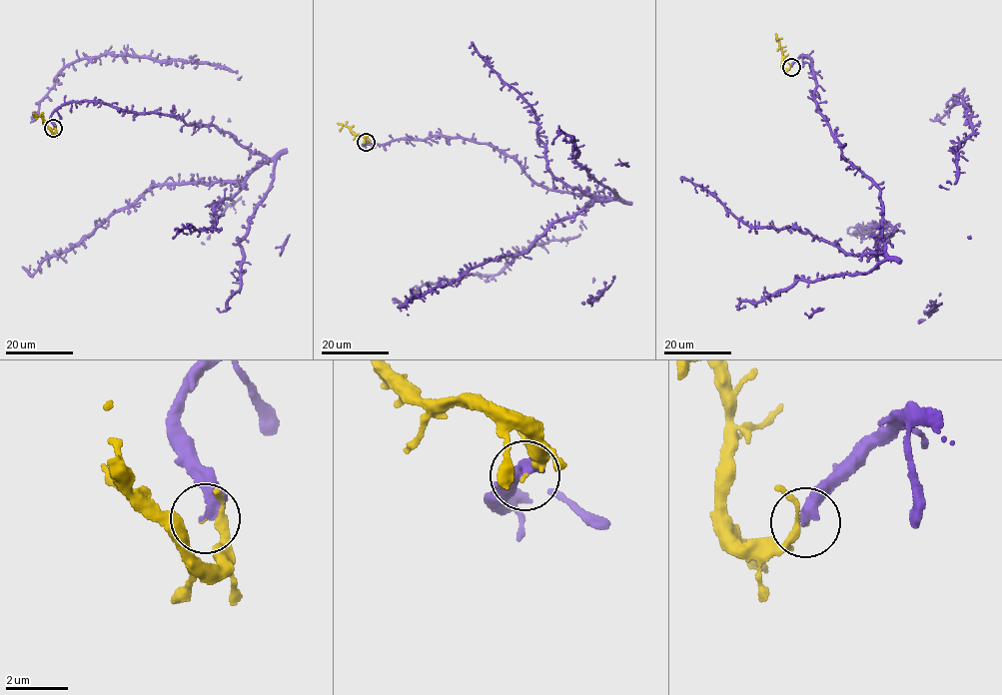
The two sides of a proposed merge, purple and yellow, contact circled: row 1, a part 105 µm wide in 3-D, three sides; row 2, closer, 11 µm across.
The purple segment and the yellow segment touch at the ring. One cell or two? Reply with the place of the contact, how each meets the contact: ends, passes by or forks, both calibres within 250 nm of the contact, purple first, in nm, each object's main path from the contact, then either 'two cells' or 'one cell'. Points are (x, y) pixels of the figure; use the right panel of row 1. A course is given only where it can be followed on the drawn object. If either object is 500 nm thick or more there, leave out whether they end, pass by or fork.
(791, 67) | purple ends | yellow passes by | 360/150 nm | purple via (791, 67), (810, 59), (842, 155), (879, 190), (885, 254), (875, 240), (889, 224), (854, 234), (870, 232) | yellow via (791, 67), (784, 68), (782, 65), (782, 52), (777, 41), (781, 38) | one cell

